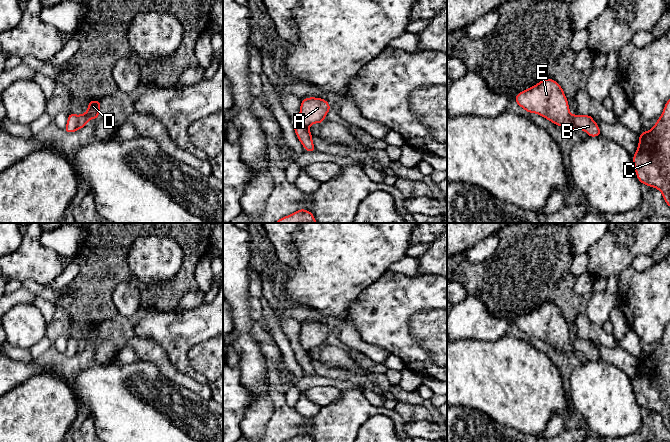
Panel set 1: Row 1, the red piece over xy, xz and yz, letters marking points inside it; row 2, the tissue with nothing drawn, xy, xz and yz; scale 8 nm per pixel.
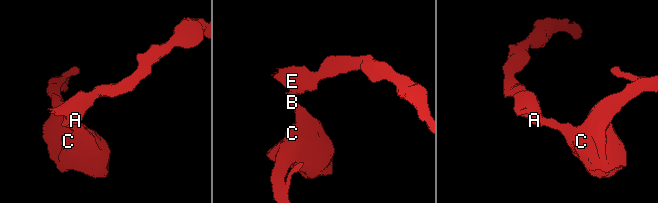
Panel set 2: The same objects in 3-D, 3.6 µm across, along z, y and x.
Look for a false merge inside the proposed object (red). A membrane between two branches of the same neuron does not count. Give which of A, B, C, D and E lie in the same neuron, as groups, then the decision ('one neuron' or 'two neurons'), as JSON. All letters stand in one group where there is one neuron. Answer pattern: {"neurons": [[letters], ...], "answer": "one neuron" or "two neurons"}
{"neurons": [["A", "D", "E"], ["B", "C"]], "answer": "two neurons"}

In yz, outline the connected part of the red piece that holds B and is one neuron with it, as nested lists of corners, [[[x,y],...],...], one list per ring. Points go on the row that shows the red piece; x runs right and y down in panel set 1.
[[[575,114],[572,116],[572,126],[573,130],[584,130],[590,137],[601,135],[600,128],[591,115]]]

